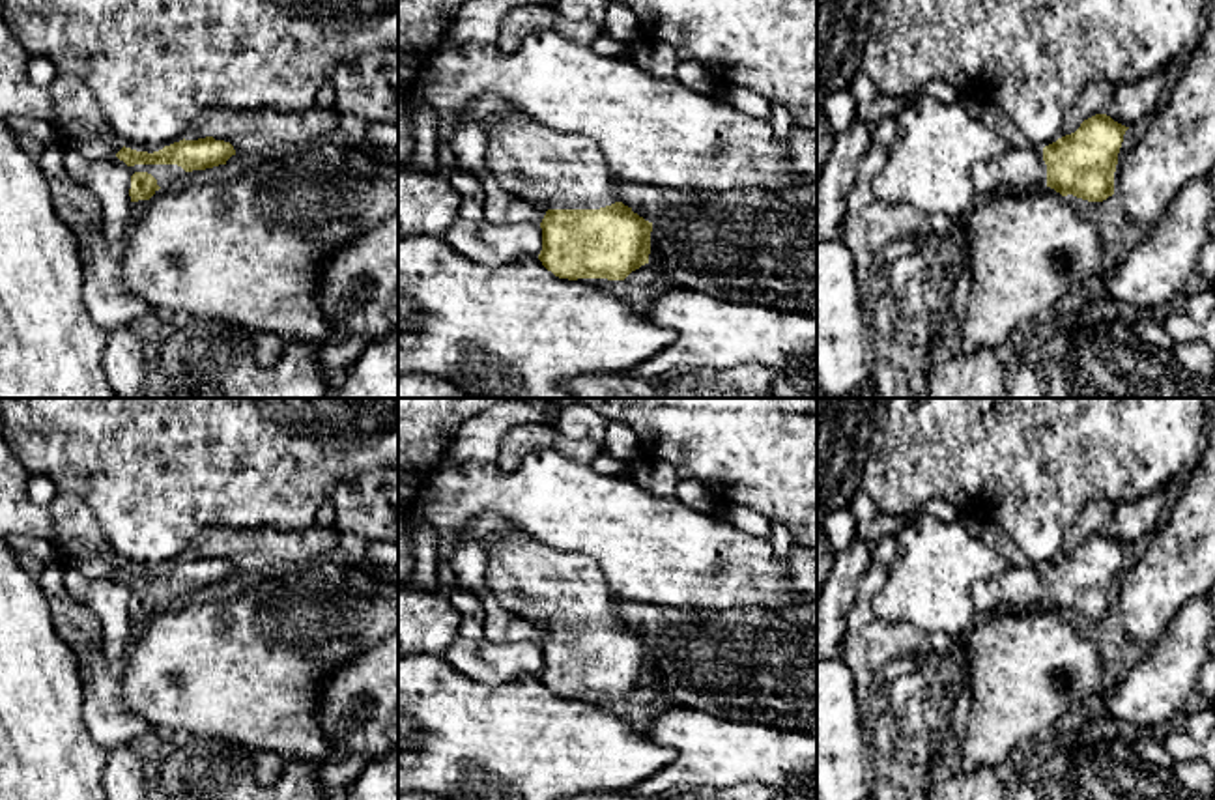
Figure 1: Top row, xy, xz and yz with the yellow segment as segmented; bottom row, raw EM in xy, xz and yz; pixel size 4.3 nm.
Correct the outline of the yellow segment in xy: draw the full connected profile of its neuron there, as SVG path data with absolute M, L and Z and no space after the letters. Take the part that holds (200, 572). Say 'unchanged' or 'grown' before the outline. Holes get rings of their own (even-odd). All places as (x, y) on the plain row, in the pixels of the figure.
grown; M213 555L198 559L183 557L153 572L125 564L116 572L133 591L129 607L131 621L150 619L168 600L193 589L226 583L232 574L236 574L234 564Z

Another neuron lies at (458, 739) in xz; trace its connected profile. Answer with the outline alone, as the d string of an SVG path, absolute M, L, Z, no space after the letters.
M443 656L398 658L398 794L428 793L447 800L572 800L579 794L630 793L664 770L677 751L649 738L645 729L602 710L591 697L559 697L538 675L486 686Z

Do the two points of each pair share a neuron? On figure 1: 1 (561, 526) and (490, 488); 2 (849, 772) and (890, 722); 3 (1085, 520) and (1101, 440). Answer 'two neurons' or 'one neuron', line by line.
1: one neuron
2: two neurons
3: two neurons

